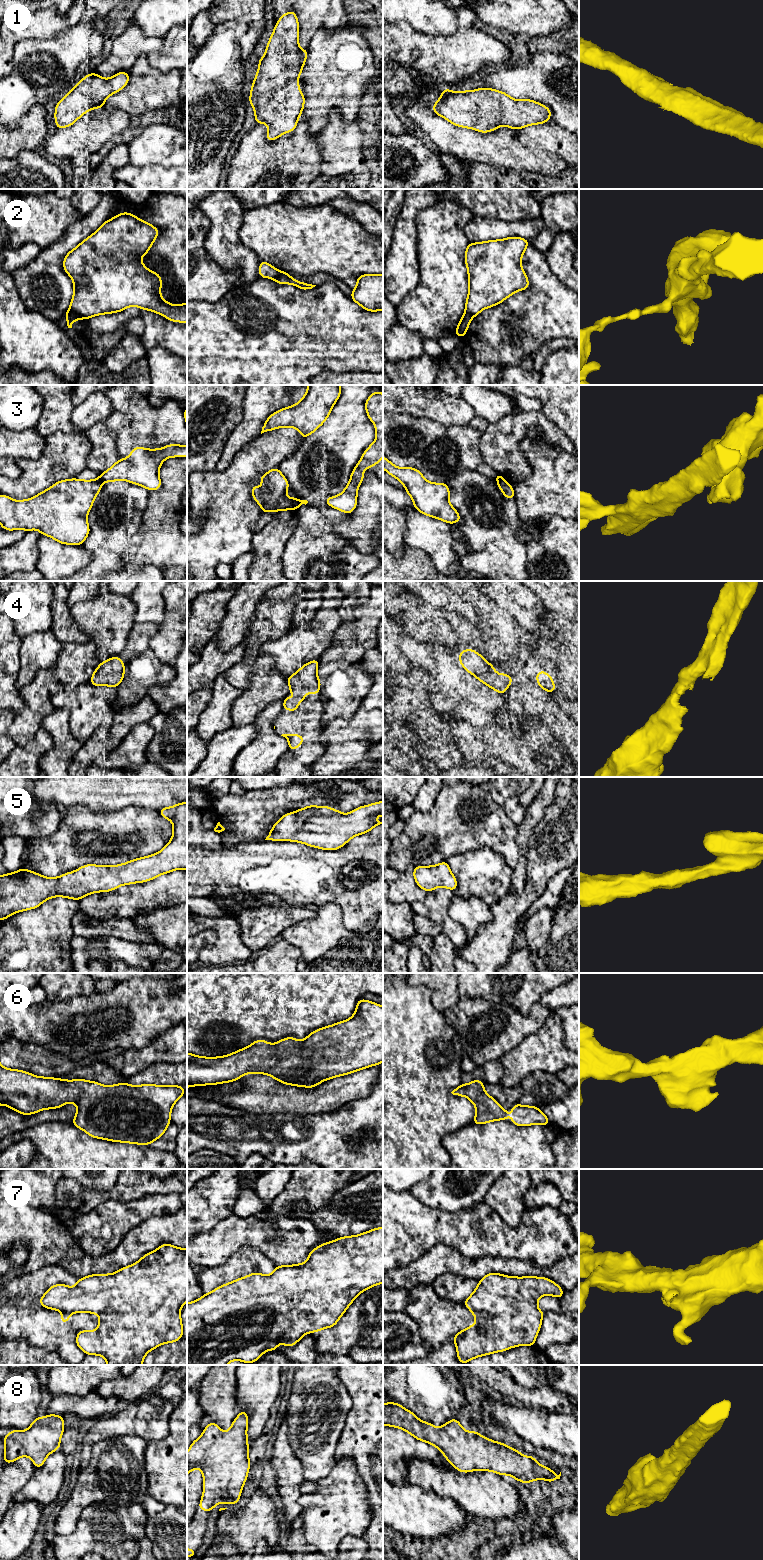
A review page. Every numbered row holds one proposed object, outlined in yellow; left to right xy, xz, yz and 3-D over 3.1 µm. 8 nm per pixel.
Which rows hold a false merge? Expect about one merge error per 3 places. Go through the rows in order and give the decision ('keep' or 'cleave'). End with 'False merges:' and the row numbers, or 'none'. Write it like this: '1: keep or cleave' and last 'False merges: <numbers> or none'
1: keep
2: cleave
3: cleave
4: keep
5: keep
6: keep
7: keep
8: keep
False merges: 2, 3

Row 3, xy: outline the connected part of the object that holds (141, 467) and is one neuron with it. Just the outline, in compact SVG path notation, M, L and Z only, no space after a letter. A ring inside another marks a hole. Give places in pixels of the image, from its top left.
M169 444L161 449L145 449L136 446L126 459L119 458L113 466L101 473L98 478L102 482L127 480L130 483L141 485L149 491L159 490L161 488L159 469L162 462L170 457L183 456L187 456L187 445Z

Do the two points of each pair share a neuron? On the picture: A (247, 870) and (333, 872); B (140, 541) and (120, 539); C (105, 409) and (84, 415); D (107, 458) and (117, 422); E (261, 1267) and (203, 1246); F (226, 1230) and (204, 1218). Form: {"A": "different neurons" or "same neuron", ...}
{"A": "same neuron", "B": "different neurons", "C": "same neuron", "D": "same neuron", "E": "different neurons", "F": "different neurons"}

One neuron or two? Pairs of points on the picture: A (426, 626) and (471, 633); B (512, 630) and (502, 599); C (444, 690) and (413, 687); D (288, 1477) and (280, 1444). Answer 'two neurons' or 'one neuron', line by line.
A: one neuron
B: two neurons
C: two neurons
D: one neuron

